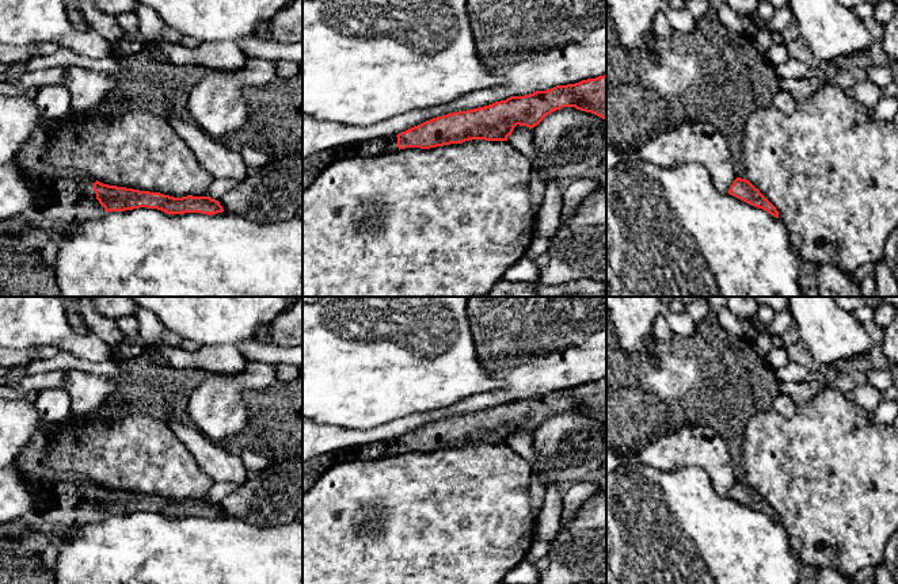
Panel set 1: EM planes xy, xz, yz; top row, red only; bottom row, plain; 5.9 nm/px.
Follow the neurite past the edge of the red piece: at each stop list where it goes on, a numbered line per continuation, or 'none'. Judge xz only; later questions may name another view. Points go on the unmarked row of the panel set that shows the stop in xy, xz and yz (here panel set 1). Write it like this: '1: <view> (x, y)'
1: xz (315, 468)

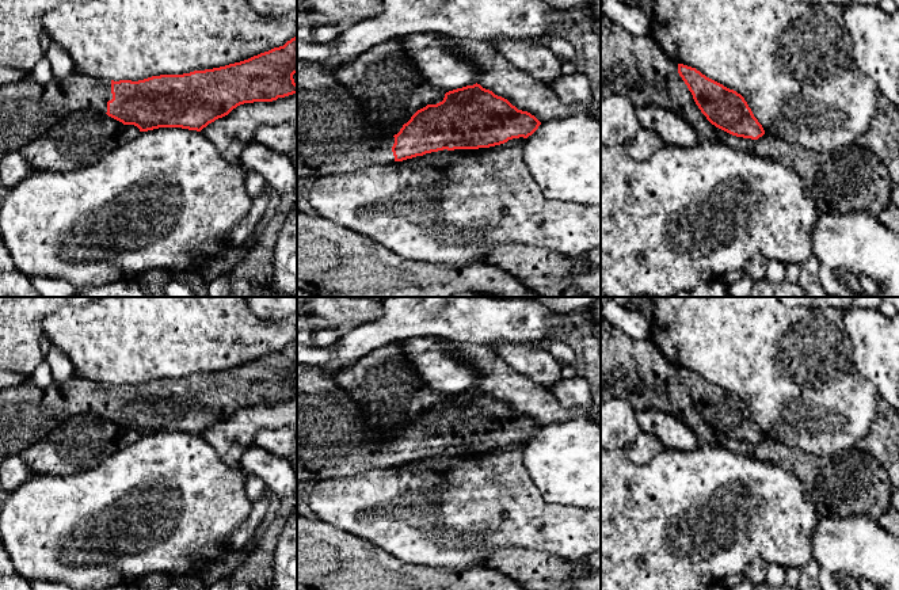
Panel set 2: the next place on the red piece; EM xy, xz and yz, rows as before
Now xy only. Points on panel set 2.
1: xy (27, 414)

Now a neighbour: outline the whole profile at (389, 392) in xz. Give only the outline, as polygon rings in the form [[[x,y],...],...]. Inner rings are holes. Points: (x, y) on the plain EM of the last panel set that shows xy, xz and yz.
[[[400,340],[361,357],[335,380],[357,403],[374,444],[393,441],[418,414],[442,406],[446,397],[422,380]]]

